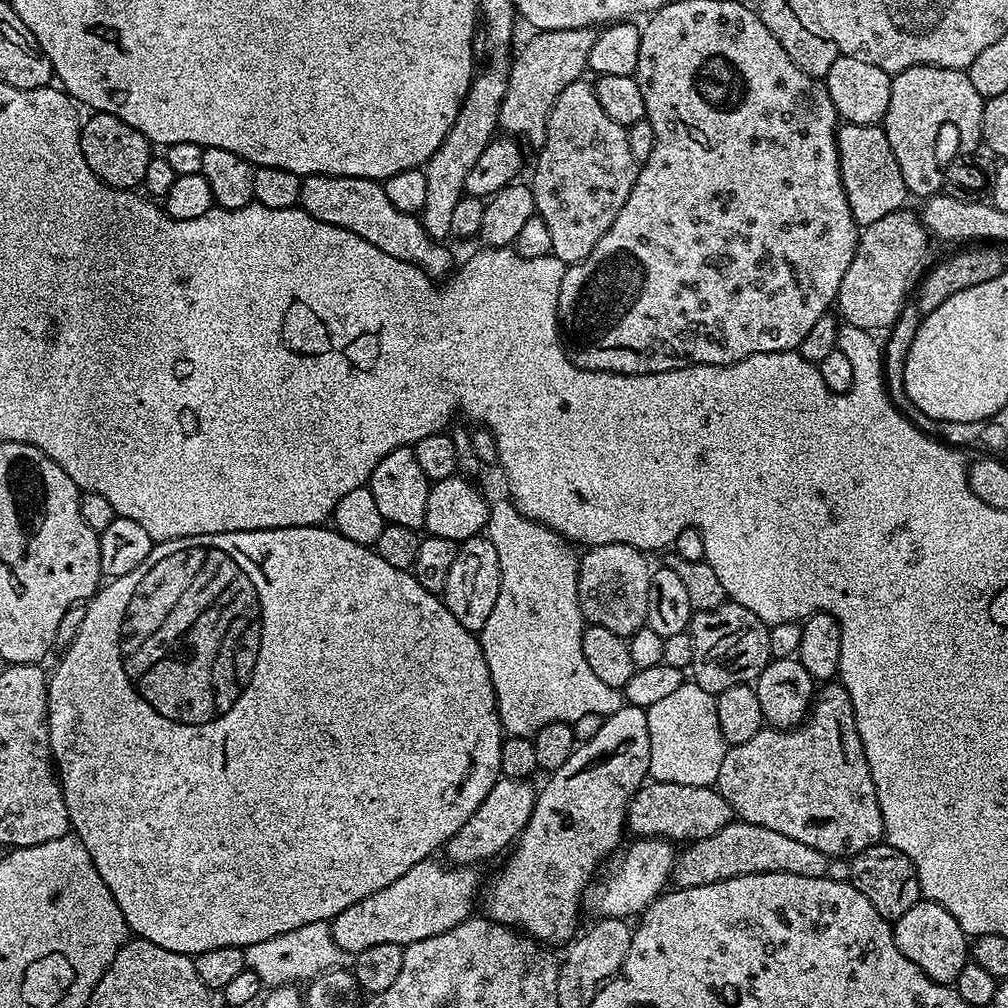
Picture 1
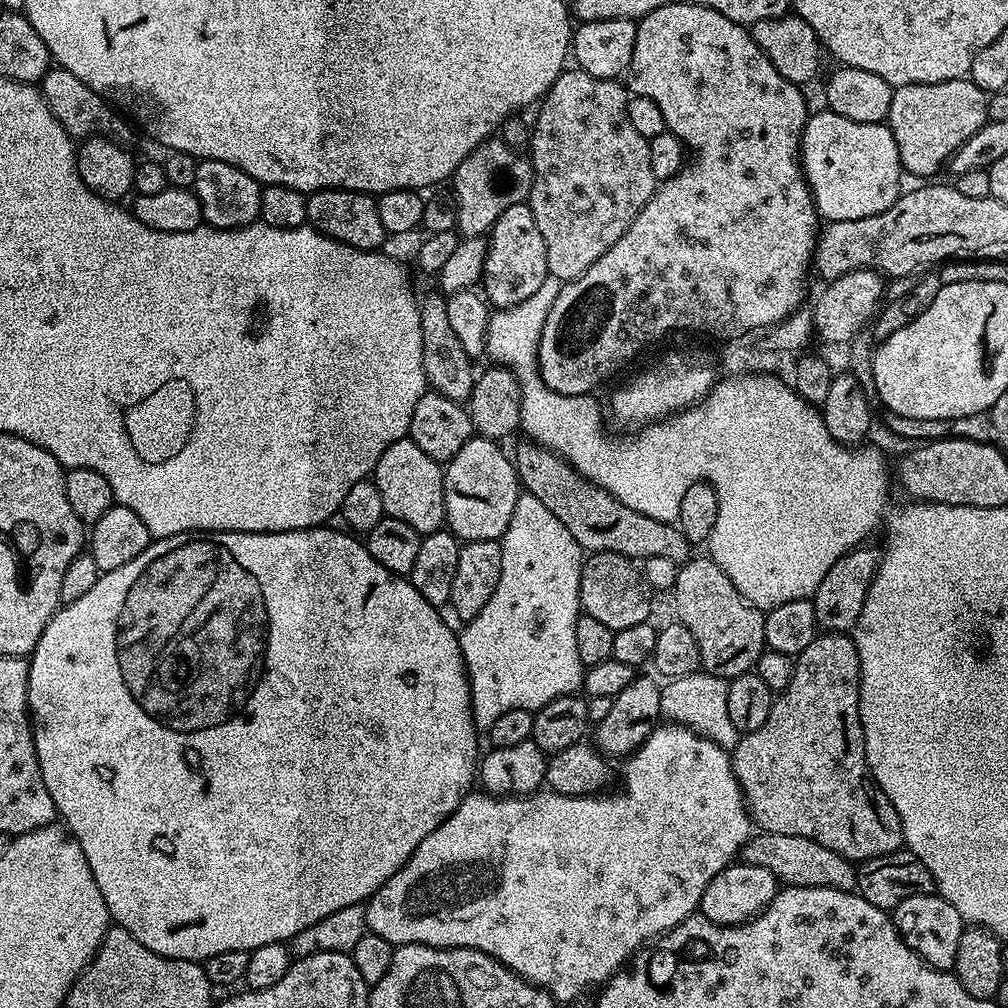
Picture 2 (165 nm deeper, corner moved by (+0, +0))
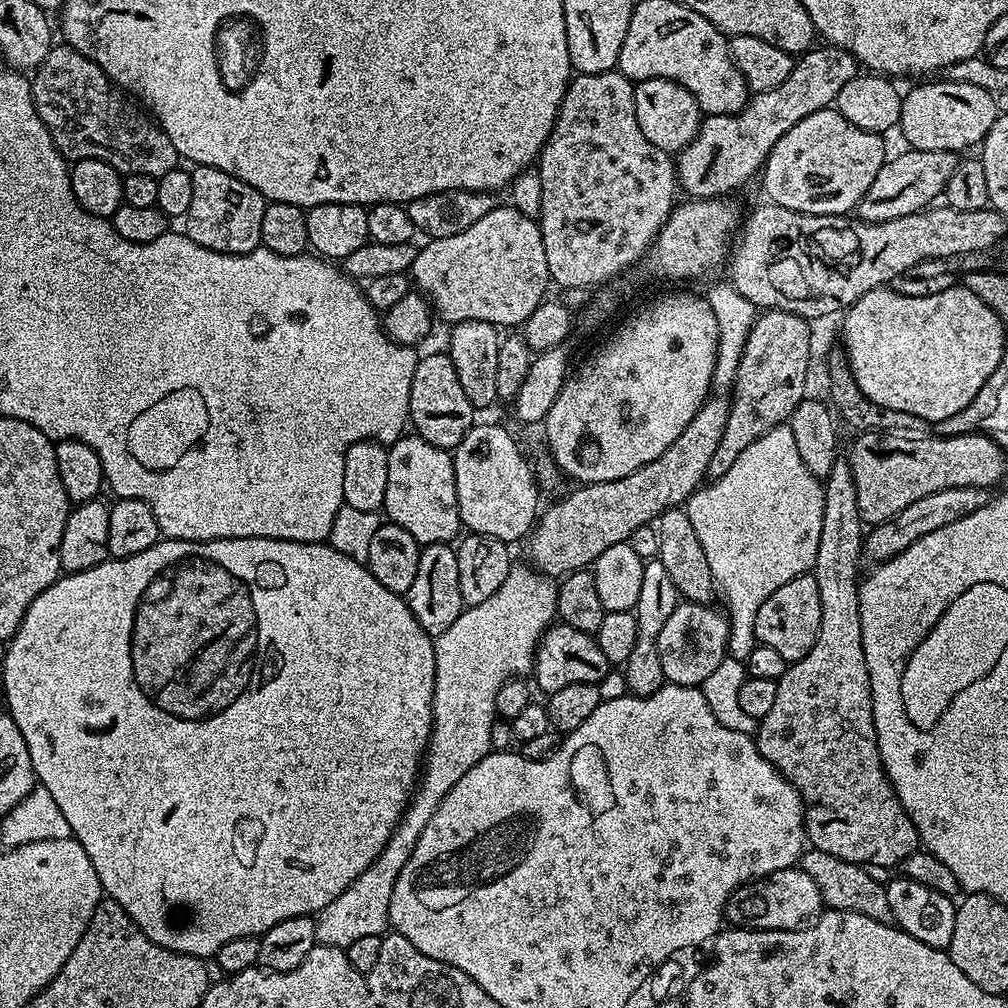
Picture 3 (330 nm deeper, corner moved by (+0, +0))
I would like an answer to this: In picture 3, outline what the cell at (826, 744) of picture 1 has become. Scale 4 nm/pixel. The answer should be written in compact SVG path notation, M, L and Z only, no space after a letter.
M837 459L823 485L822 534L818 536L818 554L810 573L818 582L822 626L818 626L818 638L810 654L791 661L782 678L776 681L778 695L774 707L764 720L759 721L754 739L762 758L766 758L766 762L772 764L796 788L803 800L804 830L811 847L834 854L834 858L842 858L846 862L871 866L873 869L895 869L910 854L918 851L921 842L914 822L906 814L892 783L888 781L876 741L870 674L866 670L866 654L862 650L858 583L862 576L860 560L864 551L866 525L858 514L858 490L854 490L852 468L847 459Z

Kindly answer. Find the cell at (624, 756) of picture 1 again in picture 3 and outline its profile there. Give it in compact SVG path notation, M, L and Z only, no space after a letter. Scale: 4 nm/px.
M660 559L649 560L644 565L642 574L642 590L639 591L638 600L634 609L638 622L638 642L634 642L634 651L622 666L626 686L629 693L634 696L649 696L664 687L666 681L662 674L662 662L658 658L656 639L662 634L662 626L666 626L670 614L674 614L676 605L681 603L682 597L676 591L670 574L666 574L666 566L662 566Z

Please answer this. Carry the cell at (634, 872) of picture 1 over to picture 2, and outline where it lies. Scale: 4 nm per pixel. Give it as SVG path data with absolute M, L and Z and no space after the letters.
M664 722L659 726L653 728L652 732L646 738L646 742L642 742L642 746L636 749L631 756L623 761L624 764L624 785L621 786L617 792L612 792L603 800L603 795L587 795L587 796L563 796L560 793L551 790L541 790L539 792L531 793L527 796L493 796L485 794L480 790L469 791L465 796L464 801L458 806L458 810L454 810L454 814L450 814L450 818L446 818L446 822L442 822L442 826L438 826L438 830L434 830L434 834L430 834L426 838L422 838L422 846L418 846L418 850L414 850L414 854L406 861L398 870L398 874L391 876L386 883L383 884L377 892L364 904L364 913L366 914L366 922L368 923L368 932L378 934L378 938L386 938L386 942L390 942L393 946L402 944L425 944L431 948L477 948L486 954L493 956L498 962L502 962L510 971L517 972L517 974L528 980L530 983L536 985L537 988L542 988L549 992L552 999L556 1001L557 1005L564 1006L571 1000L579 998L583 992L588 992L599 989L601 986L608 983L608 979L614 973L620 971L625 964L631 961L632 957L637 952L641 951L644 943L655 941L657 938L670 931L674 926L678 926L685 918L693 915L700 907L700 899L703 891L706 890L707 883L719 871L729 864L733 863L743 853L744 843L752 839L754 835L754 825L752 818L748 814L748 809L744 807L744 795L740 793L740 783L736 780L736 775L732 772L732 758L725 749L719 748L713 740L708 740L705 736L700 736L698 733L692 731L690 728L684 727L682 724L675 722Z

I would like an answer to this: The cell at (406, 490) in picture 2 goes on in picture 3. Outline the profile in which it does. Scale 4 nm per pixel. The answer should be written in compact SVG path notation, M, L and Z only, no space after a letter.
M415 434L401 436L388 448L383 515L391 523L402 526L402 530L406 530L406 534L410 534L422 546L446 544L461 535L458 486L452 458L451 451L430 446L430 442Z

